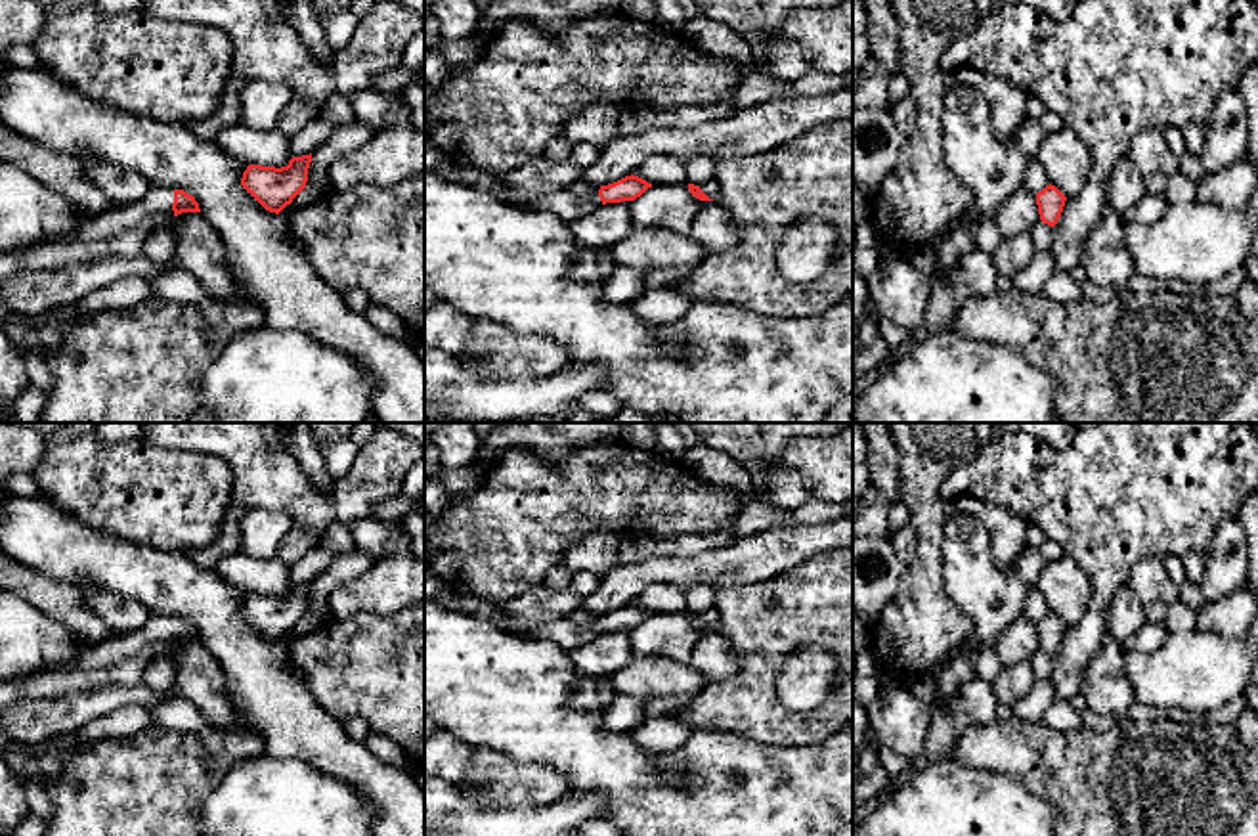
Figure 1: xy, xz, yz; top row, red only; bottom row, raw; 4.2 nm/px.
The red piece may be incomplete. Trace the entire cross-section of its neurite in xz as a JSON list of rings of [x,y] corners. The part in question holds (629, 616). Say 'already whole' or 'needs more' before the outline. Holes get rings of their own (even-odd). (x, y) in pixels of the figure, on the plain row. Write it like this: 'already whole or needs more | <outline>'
needs more | [[[631,603],[614,612],[600,614],[598,620],[587,624],[579,624],[574,618],[562,618],[545,626],[535,626],[528,629],[524,637],[547,639],[558,645],[562,650],[572,652],[591,643],[600,633],[635,629],[648,616],[652,616],[652,612]]]

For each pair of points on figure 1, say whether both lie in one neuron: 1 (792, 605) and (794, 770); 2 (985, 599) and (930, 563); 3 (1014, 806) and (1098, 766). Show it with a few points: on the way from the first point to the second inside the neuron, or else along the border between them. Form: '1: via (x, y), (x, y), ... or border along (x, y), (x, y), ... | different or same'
1: border along (832, 733), (803, 745), (765, 747), (750, 743) | different
2: border along (943, 527), (943, 582), (966, 611) | different
3: border along (997, 771), (1016, 775), (1042, 796), (1056, 815) | different

